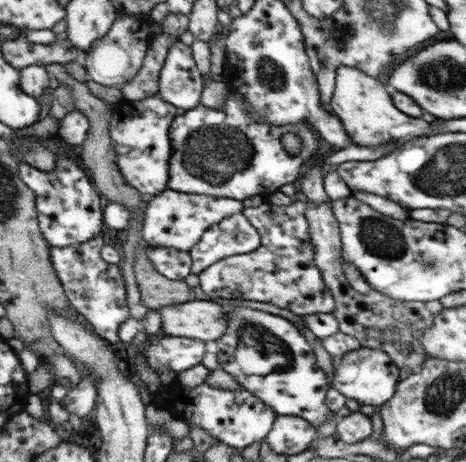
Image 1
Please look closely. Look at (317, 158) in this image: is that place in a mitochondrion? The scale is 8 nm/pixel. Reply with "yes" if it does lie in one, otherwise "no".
no

